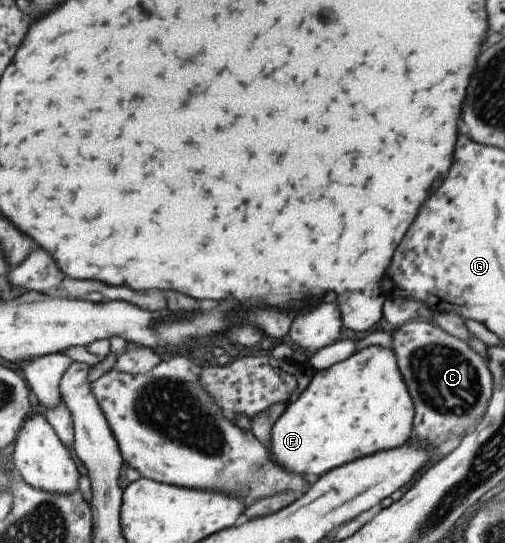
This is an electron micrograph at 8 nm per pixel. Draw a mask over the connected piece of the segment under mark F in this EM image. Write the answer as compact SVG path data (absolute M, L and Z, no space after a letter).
M378 346L364 347L326 369L313 371L298 397L288 403L271 424L267 447L269 459L286 471L319 476L330 468L410 441L412 418L413 405L397 370L392 350Z

